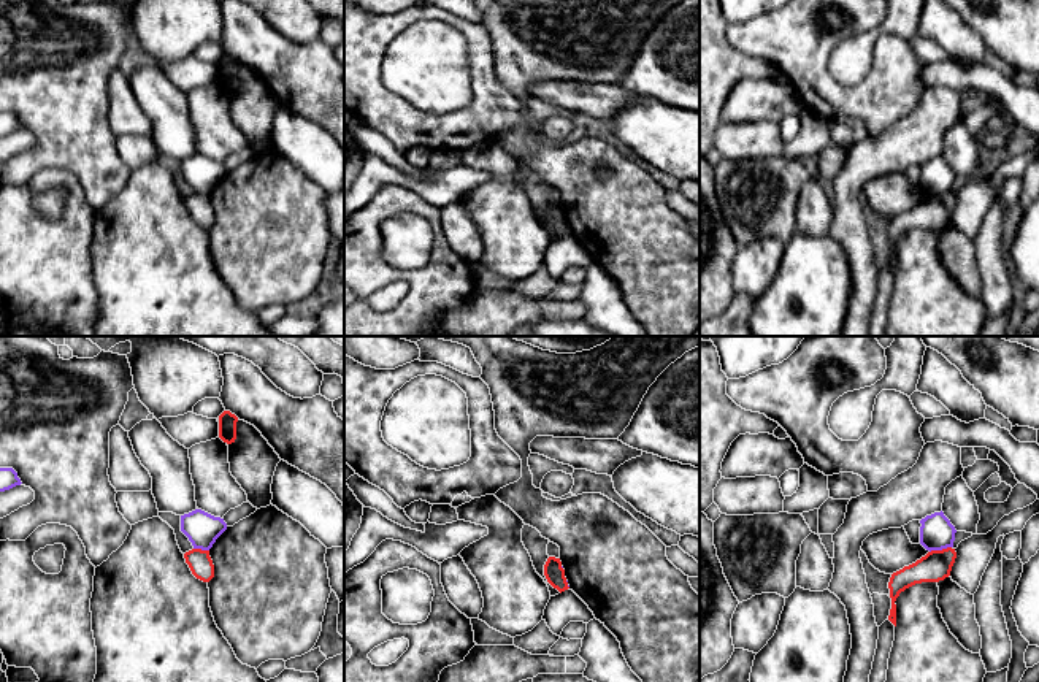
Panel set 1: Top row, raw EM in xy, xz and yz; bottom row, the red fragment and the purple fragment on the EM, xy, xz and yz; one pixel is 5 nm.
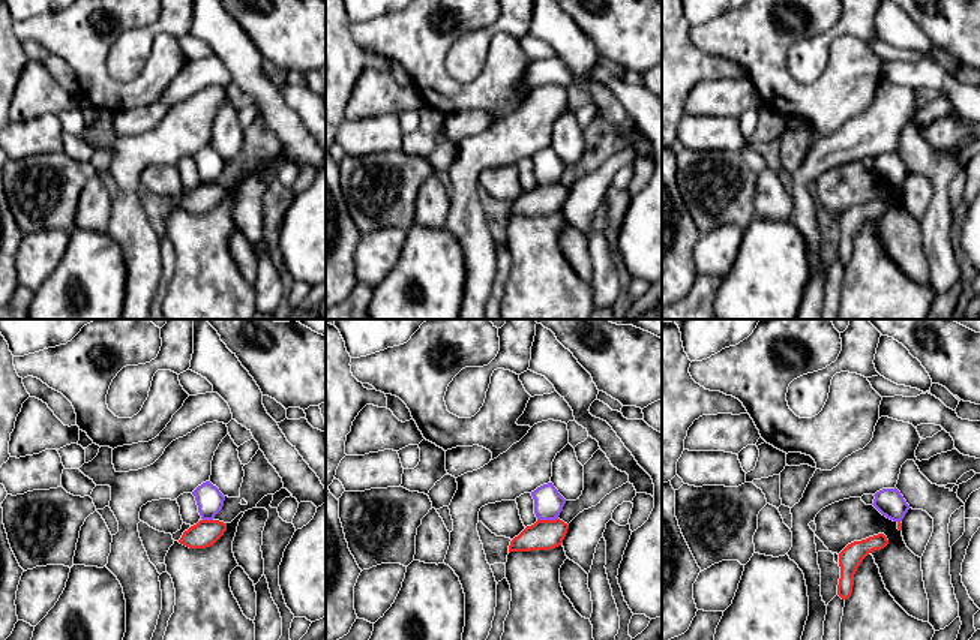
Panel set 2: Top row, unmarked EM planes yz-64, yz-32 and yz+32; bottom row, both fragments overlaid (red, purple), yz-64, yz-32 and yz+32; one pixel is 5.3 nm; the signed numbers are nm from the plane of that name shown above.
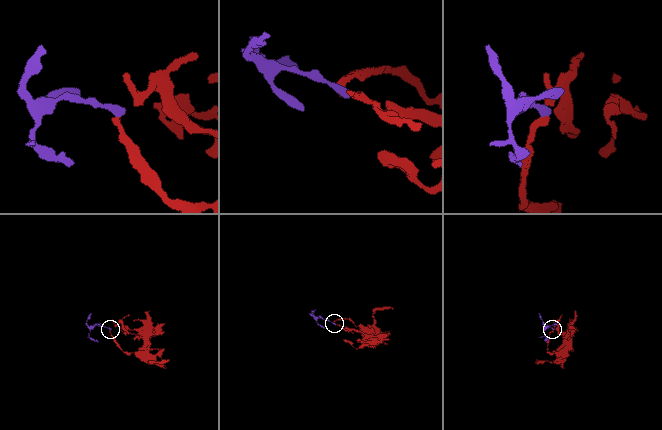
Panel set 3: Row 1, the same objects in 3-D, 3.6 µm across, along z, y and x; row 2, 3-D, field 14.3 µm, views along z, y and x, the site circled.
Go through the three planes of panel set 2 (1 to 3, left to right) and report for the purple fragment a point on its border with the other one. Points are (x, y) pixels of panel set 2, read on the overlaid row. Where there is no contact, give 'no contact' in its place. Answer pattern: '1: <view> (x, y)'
1: yz-64 (207, 520)
2: yz-32 (547, 520)
3: no contact

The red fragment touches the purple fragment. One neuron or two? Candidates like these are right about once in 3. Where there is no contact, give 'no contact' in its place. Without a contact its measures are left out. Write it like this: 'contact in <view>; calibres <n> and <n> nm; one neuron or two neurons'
contact in yz; calibres 160 and 170 nm; two neurons

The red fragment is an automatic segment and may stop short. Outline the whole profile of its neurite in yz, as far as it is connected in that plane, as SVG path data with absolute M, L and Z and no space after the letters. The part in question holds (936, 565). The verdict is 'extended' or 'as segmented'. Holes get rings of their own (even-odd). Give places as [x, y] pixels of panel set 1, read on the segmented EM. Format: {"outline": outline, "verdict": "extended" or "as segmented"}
{"outline": "M952 547L931 550L915 563L891 574L888 588L891 609L888 620L896 626L896 598L906 588L922 582L939 582L950 576L957 552Z", "verdict": "as segmented"}

